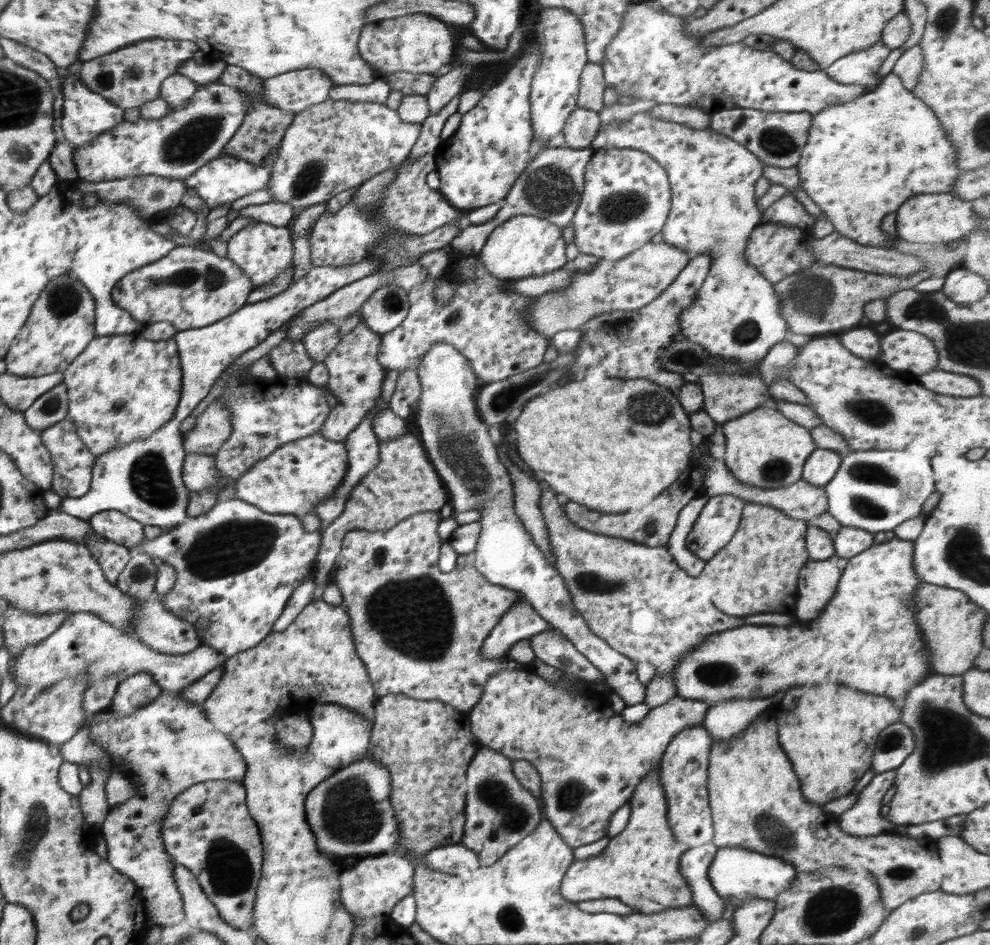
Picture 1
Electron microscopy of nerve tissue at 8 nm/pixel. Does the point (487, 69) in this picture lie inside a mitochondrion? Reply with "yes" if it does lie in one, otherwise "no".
no

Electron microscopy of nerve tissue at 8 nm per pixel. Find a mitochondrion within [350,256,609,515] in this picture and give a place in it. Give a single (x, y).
(463, 457)

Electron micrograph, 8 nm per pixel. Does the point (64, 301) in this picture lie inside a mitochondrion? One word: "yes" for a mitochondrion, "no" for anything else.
yes

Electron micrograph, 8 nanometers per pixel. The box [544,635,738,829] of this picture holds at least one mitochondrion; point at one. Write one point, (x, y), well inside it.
(566, 793)

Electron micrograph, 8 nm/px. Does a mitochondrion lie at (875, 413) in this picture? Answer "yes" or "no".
yes

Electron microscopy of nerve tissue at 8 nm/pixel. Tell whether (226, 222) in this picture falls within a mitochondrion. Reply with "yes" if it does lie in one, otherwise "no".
no

